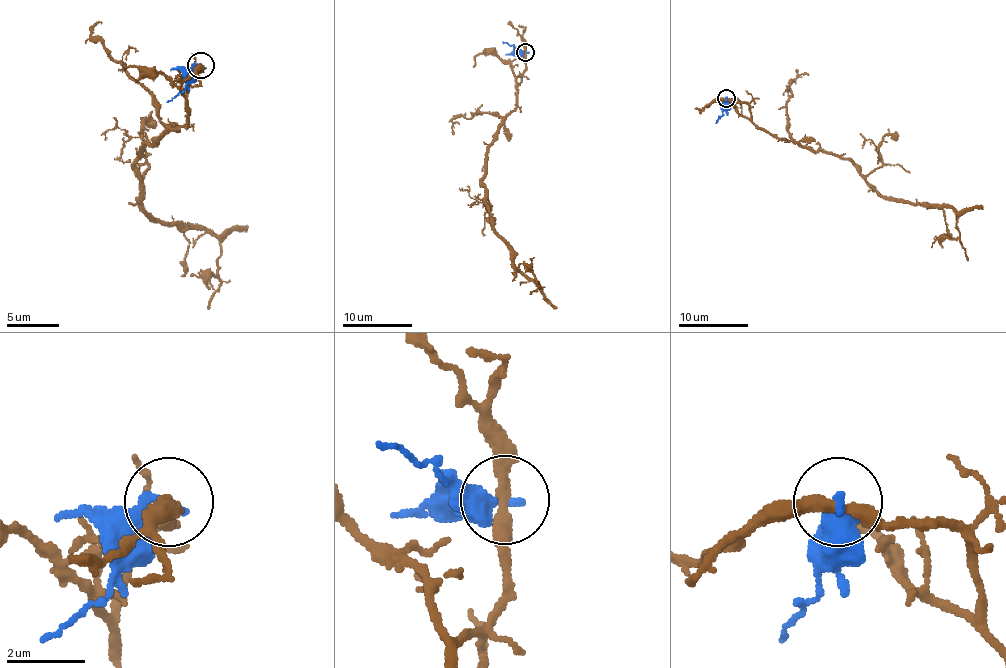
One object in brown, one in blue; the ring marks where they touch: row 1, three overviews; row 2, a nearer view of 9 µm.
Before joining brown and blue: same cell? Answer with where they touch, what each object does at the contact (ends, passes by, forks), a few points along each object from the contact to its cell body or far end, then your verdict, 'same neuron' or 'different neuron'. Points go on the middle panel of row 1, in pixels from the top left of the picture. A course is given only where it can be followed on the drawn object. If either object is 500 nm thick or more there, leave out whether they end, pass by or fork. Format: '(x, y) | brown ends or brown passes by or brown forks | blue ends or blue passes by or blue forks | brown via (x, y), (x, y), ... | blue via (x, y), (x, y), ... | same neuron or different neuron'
(525, 52) | brown passes by | blue ends | brown via (526, 51), (517, 103), (489, 148), (482, 185), (492, 230), (536, 285), (534, 258) | blue via (526, 52), (503, 44) | different neuron

